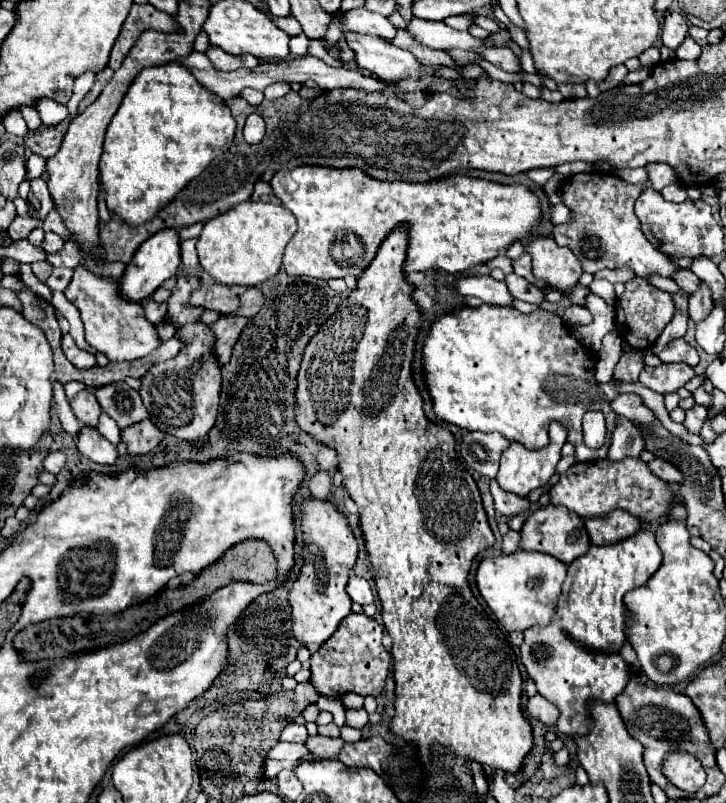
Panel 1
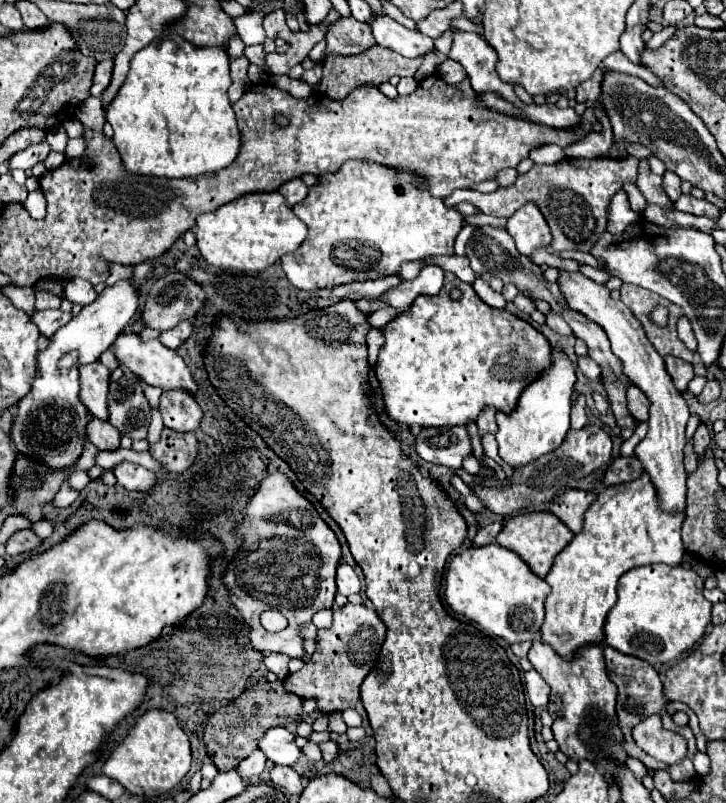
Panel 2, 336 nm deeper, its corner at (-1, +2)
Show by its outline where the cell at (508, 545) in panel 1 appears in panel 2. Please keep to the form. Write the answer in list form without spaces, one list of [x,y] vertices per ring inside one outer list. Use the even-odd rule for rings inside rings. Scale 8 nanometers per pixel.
[[[492,522],[492,524],[484,526],[484,528],[480,528],[480,532],[474,538],[474,546],[486,546],[486,544],[496,542],[496,536],[500,534],[500,530],[502,530],[500,522]]]

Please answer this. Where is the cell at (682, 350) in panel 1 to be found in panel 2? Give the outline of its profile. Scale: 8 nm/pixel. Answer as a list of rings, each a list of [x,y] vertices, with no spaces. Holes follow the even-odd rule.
[[[664,356],[664,362],[666,362],[668,374],[672,376],[674,386],[680,392],[684,392],[688,388],[688,382],[694,378],[694,366],[690,362],[684,362],[684,360],[678,360],[672,356]]]

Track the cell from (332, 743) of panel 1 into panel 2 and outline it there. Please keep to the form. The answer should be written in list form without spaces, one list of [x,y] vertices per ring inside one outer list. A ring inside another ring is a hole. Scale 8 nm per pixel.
[[[270,728],[260,740],[260,750],[274,764],[294,766],[302,758],[302,750],[296,746],[294,738],[294,732],[288,732],[288,728]]]

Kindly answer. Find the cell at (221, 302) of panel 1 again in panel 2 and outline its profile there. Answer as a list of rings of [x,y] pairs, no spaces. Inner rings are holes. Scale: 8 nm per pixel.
[[[184,272],[158,278],[146,298],[142,320],[156,330],[172,330],[182,320],[190,320],[202,308],[206,292]]]

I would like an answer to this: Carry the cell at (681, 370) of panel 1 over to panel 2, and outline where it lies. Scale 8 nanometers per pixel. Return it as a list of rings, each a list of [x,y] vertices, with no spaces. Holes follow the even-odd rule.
[[[634,385],[628,388],[628,410],[638,422],[648,420],[648,400],[646,400],[644,392],[636,390]]]

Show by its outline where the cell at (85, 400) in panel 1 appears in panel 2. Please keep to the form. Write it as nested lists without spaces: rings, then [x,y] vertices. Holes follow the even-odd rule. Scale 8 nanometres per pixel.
[[[92,418],[88,422],[88,440],[98,450],[116,450],[120,446],[120,432],[108,420]]]

